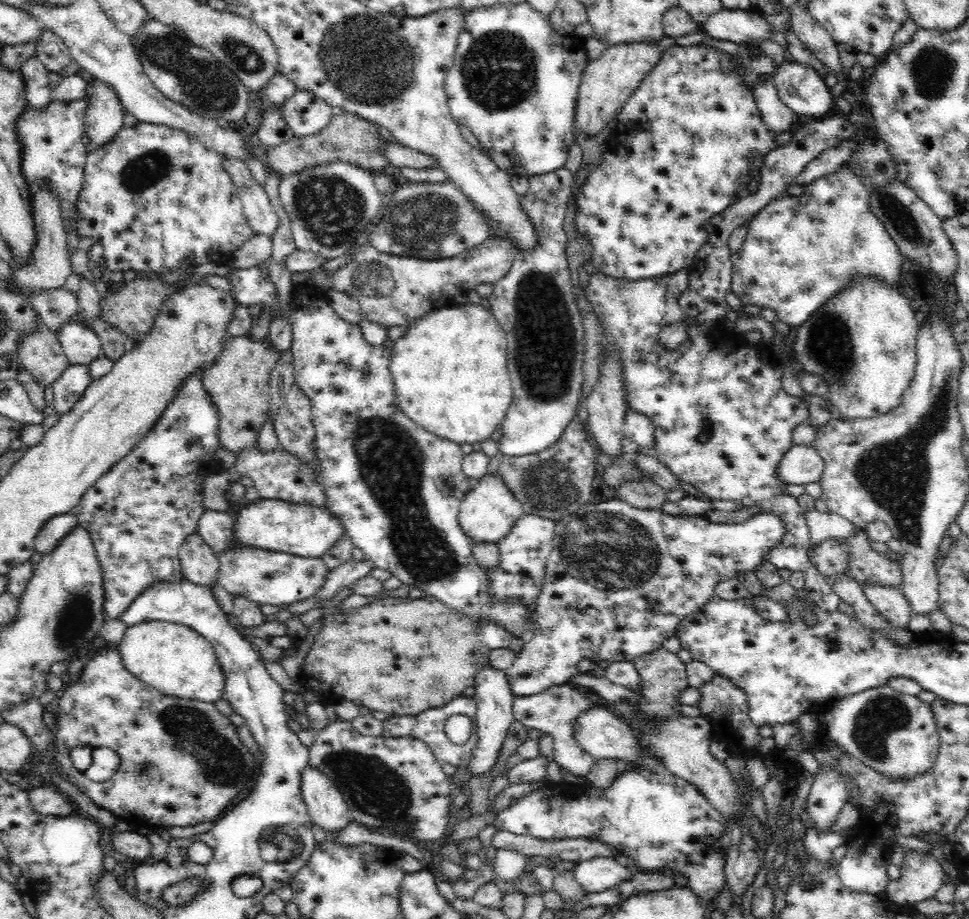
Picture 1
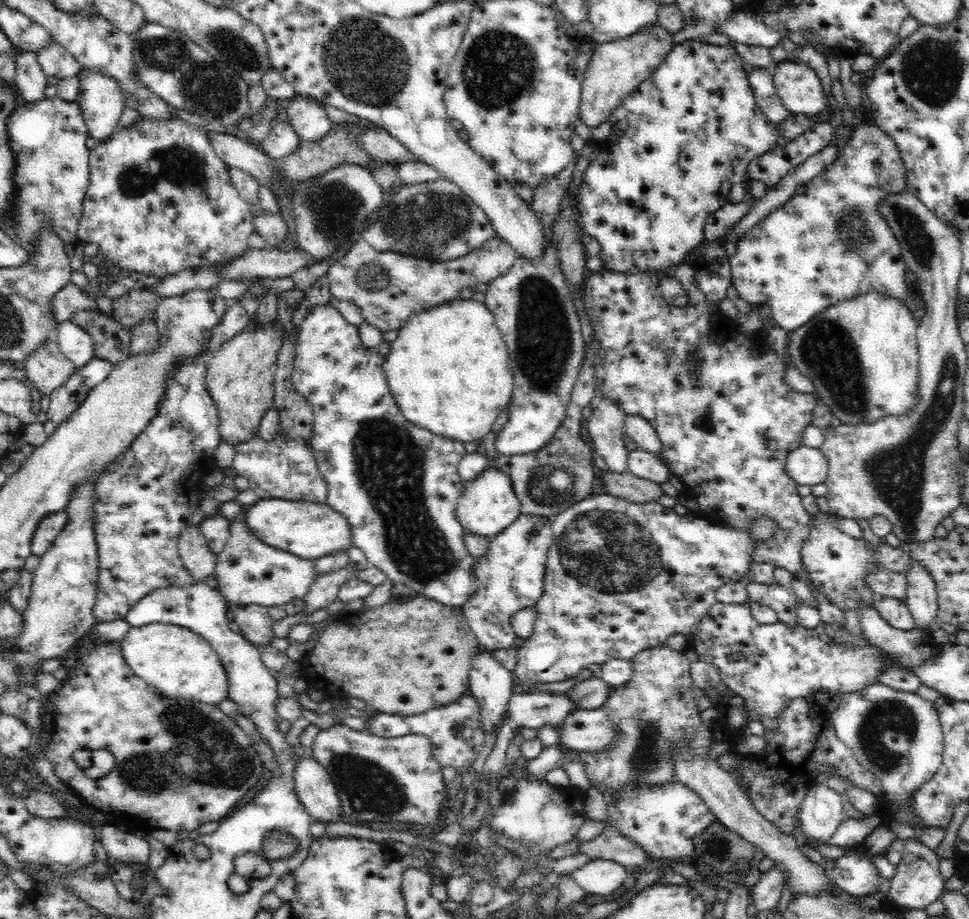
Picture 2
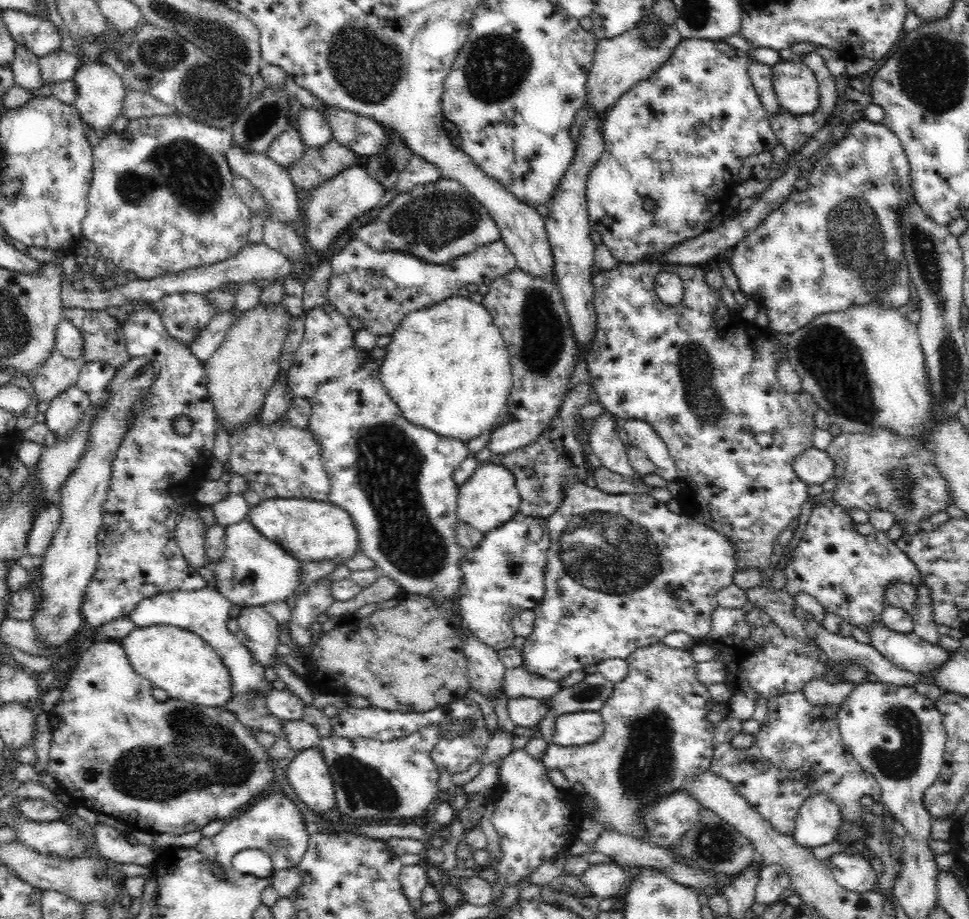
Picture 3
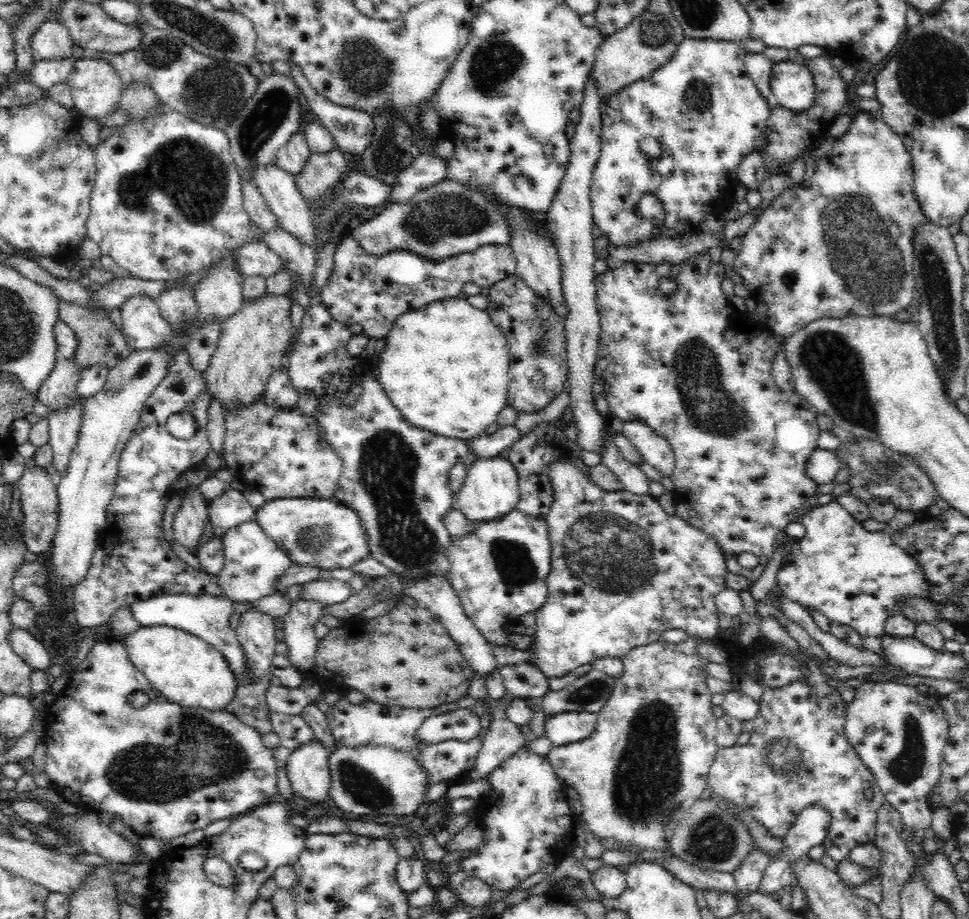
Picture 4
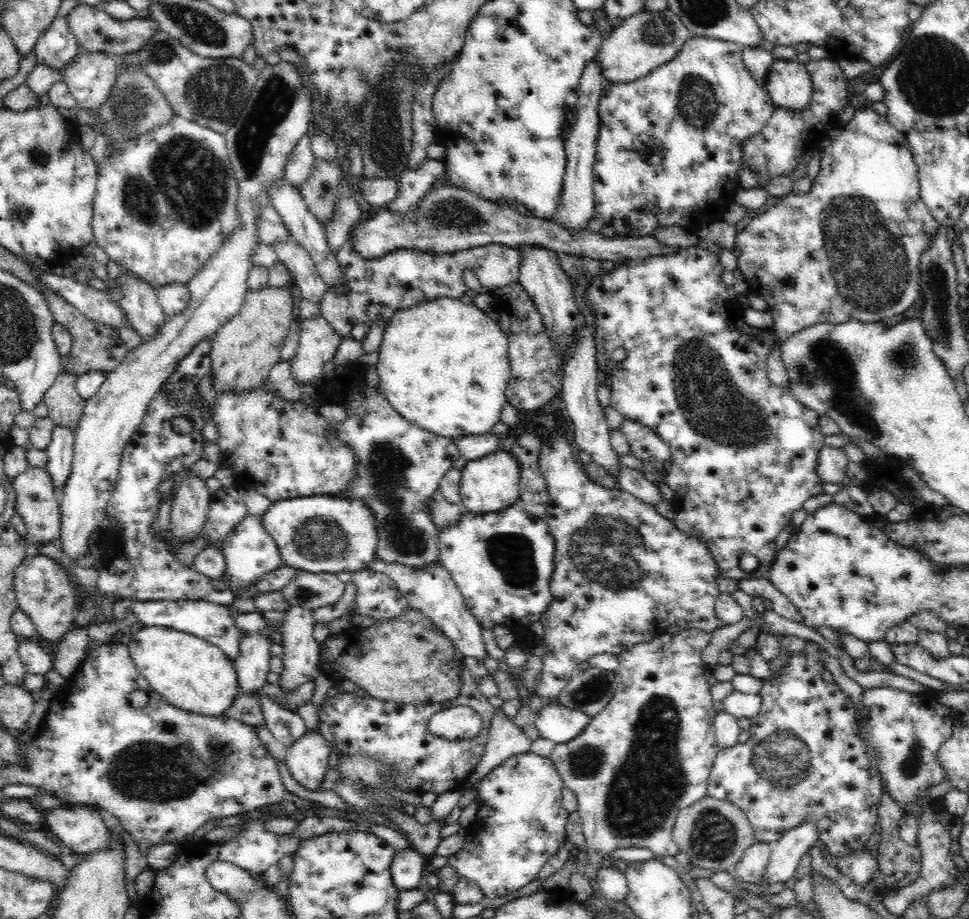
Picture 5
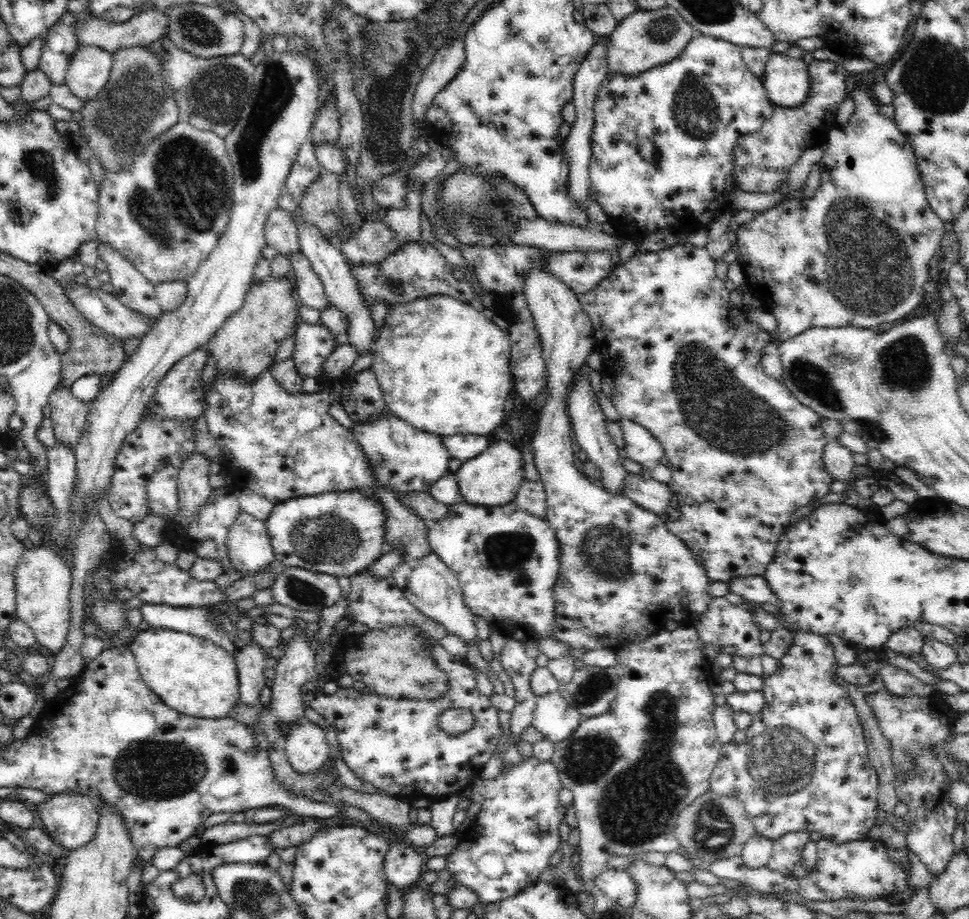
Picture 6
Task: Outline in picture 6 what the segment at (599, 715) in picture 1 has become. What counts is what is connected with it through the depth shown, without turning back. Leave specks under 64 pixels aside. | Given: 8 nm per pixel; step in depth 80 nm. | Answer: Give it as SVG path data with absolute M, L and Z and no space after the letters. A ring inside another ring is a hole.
M550 692L537 697L532 711L531 726L534 726L549 742L564 741L581 724L582 716L570 708L562 694Z

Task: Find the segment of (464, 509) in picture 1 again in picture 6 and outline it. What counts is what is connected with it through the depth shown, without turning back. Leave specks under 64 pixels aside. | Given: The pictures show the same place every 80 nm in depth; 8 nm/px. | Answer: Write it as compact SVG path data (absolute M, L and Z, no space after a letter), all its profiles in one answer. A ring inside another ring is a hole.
M504 434L492 436L488 446L475 458L462 462L454 472L459 492L465 501L478 506L504 506L513 501L519 486L524 480L524 460L516 442L506 442Z

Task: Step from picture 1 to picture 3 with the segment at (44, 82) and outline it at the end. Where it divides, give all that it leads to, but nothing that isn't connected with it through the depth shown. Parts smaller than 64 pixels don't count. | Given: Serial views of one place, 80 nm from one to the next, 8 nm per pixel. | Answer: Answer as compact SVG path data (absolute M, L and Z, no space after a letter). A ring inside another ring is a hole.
M16 42L15 57L11 64L13 81L26 90L36 90L44 84L38 73L38 57L33 55L23 44Z

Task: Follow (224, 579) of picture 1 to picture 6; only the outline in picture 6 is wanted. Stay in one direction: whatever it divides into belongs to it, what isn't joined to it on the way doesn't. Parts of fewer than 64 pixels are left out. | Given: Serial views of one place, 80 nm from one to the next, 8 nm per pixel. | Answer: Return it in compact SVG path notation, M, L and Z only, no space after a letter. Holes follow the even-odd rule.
M242 508L230 527L227 547L233 568L240 574L258 573L262 566L275 561L265 522L256 520Z

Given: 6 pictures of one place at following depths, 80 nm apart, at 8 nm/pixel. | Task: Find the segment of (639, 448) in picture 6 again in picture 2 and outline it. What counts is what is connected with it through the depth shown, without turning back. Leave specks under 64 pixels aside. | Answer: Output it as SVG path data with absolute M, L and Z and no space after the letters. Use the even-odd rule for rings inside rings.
M626 415L626 418L624 419L623 431L628 435L628 438L630 438L630 440L634 440L634 442L636 442L638 448L644 451L648 451L655 458L661 460L661 462L663 462L663 464L665 464L666 467L668 467L668 475L670 475L670 478L672 476L675 476L675 472L671 468L669 468L669 466L667 466L668 463L666 463L666 461L664 461L664 457L662 457L662 454L664 454L664 452L659 436L657 435L657 432L654 430L654 427L647 420L644 420L644 418L639 416Z

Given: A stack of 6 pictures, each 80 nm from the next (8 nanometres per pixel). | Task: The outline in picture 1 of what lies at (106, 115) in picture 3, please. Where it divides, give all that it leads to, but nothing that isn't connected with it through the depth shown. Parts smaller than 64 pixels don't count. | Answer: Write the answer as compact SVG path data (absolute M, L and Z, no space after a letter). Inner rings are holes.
M96 78L86 83L84 97L86 97L85 134L90 138L92 147L104 146L123 127L122 116L125 108L117 92Z

